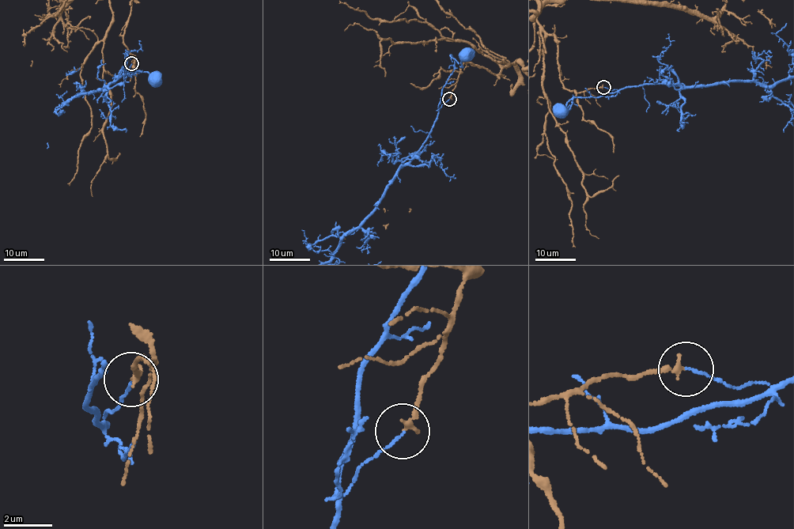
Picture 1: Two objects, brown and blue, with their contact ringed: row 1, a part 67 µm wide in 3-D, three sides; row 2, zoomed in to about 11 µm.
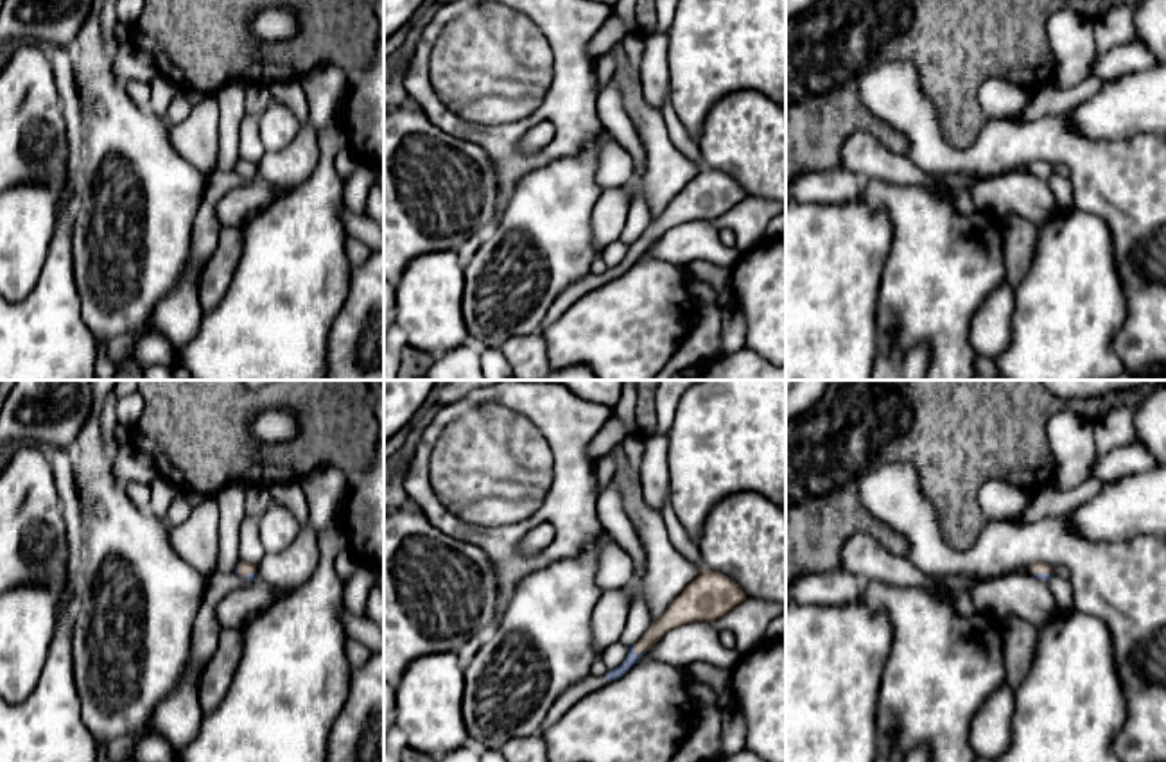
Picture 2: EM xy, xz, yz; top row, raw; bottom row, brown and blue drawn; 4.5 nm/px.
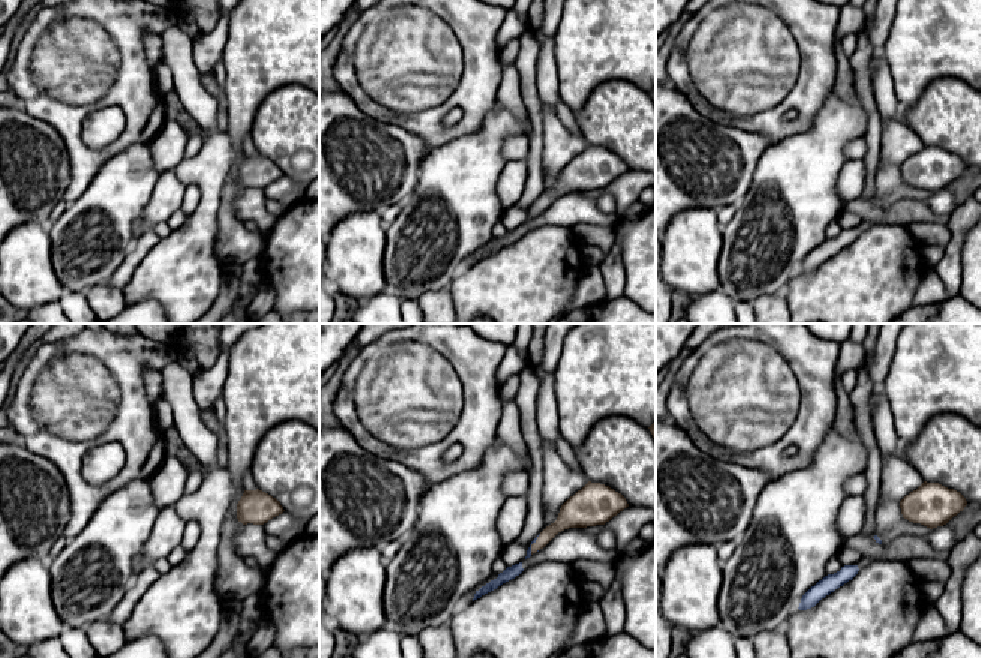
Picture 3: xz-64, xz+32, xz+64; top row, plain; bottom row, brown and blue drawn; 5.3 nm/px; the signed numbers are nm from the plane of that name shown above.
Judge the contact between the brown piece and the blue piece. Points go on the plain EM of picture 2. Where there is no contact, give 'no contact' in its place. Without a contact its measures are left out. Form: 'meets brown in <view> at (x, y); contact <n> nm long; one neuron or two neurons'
meets brown in xz at (639, 251); contact 80 nm long; two neurons

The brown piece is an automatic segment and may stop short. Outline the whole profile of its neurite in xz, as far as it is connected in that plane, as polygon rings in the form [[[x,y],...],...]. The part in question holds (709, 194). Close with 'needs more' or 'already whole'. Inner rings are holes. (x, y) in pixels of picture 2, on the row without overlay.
[[[703,169],[683,190],[655,217],[648,231],[635,242],[635,251],[651,247],[667,229],[692,221],[712,221],[743,203],[746,194],[730,176]]] | already whole

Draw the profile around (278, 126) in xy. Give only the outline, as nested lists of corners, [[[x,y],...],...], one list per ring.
[[[283,104],[271,106],[258,117],[260,142],[265,152],[285,149],[301,129],[301,122]]]

